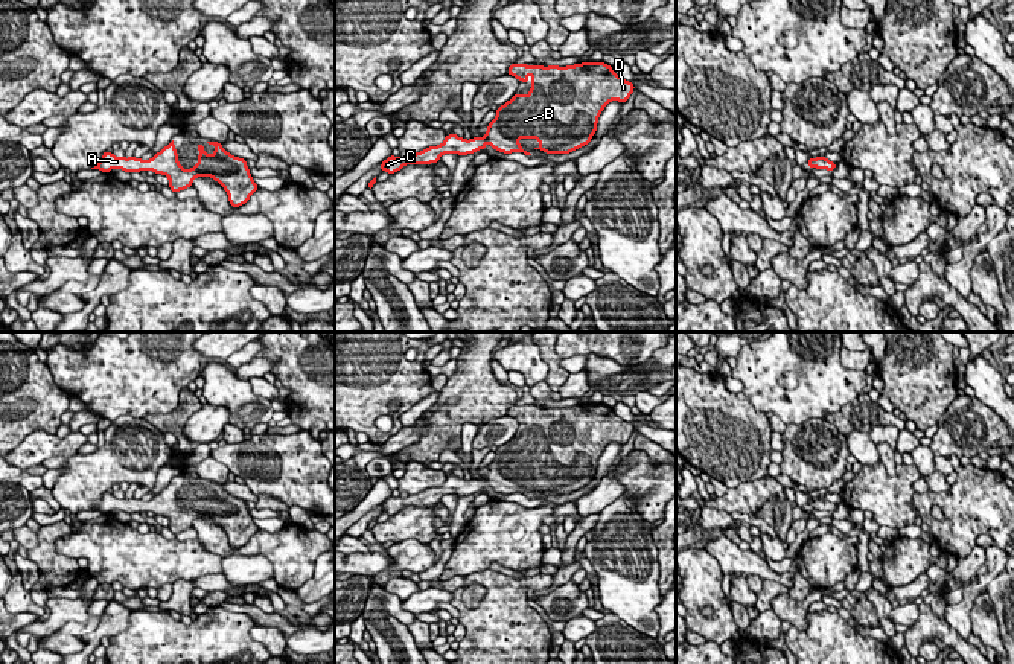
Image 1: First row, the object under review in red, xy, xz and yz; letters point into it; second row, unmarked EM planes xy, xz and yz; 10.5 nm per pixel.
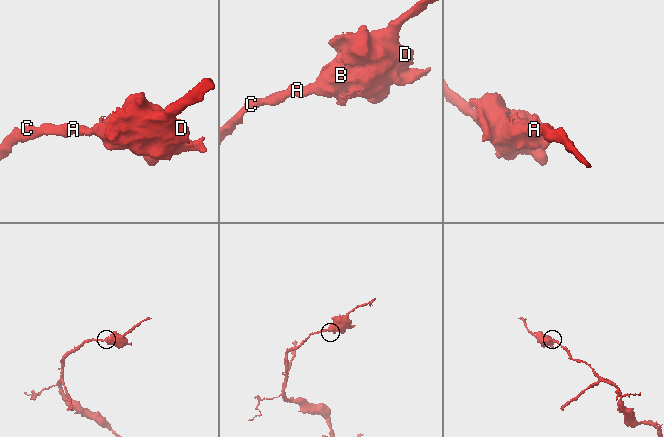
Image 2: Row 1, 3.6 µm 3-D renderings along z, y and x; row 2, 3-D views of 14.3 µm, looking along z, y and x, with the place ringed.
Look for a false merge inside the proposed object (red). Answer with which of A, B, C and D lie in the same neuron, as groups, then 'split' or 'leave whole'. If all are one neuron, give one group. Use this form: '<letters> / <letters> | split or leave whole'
A B C D | leave whole

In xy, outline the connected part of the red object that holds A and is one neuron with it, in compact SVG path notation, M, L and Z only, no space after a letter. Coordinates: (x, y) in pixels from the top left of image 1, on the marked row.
M175 139L169 142L160 152L149 160L136 157L116 157L105 151L97 164L91 169L99 169L108 174L111 169L125 172L152 171L169 178L169 189L177 193L192 186L196 177L210 177L218 181L228 195L230 204L236 209L245 204L250 196L259 189L247 166L247 160L231 155L222 148L222 143L206 140L196 145L198 164L186 171L178 163Z

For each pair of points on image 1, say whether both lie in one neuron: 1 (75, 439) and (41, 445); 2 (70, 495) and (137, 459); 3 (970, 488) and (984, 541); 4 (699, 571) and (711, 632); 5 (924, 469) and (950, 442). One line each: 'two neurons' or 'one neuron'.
1: one neuron
2: one neuron
3: two neurons
4: one neuron
5: two neurons

